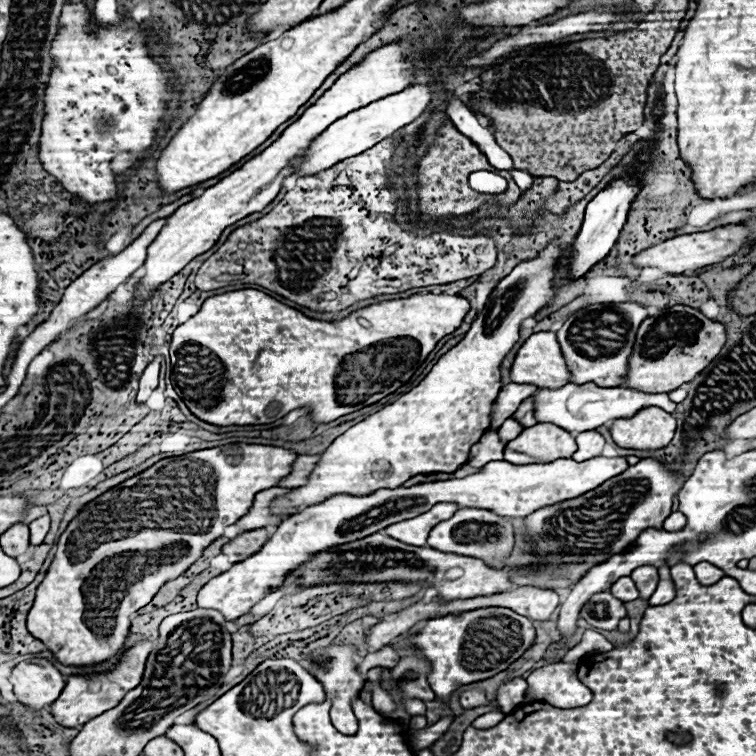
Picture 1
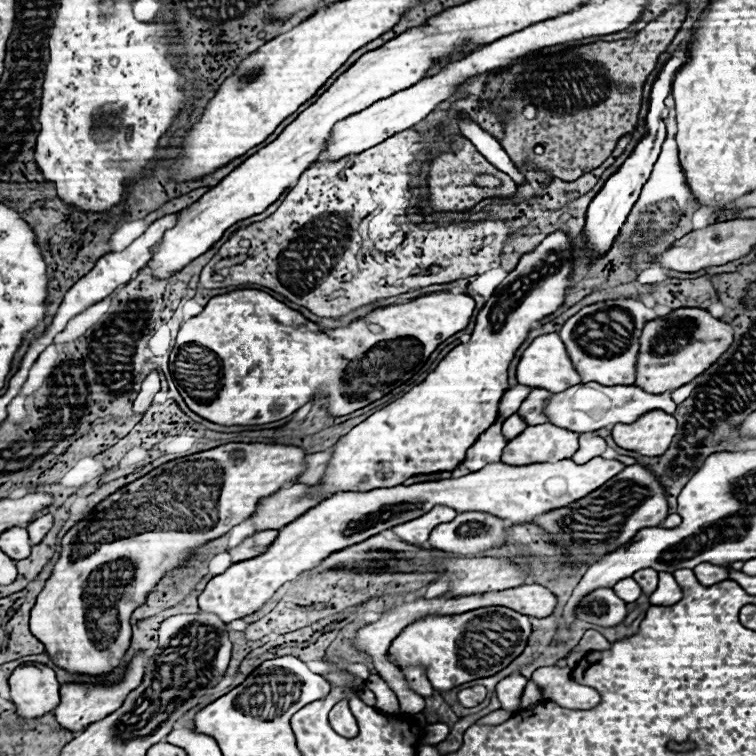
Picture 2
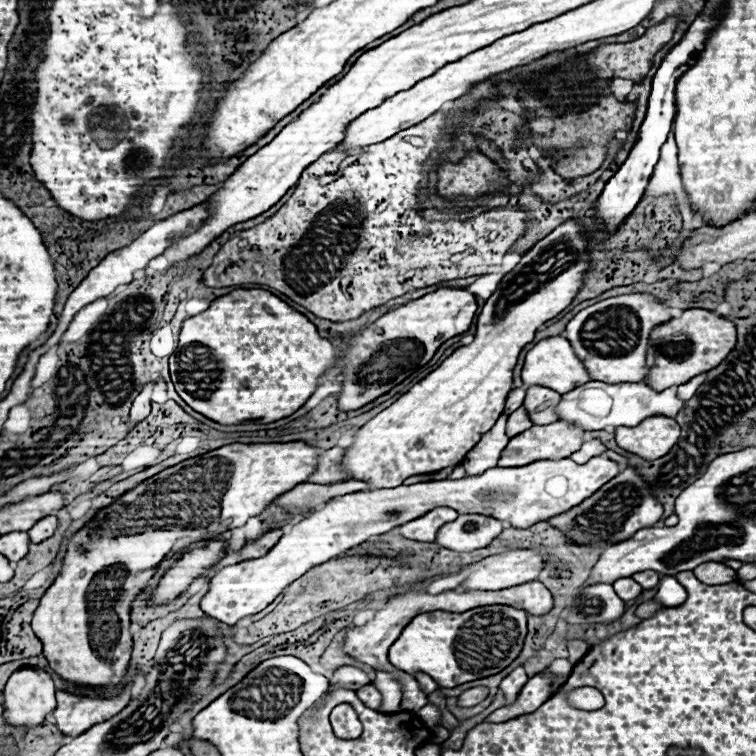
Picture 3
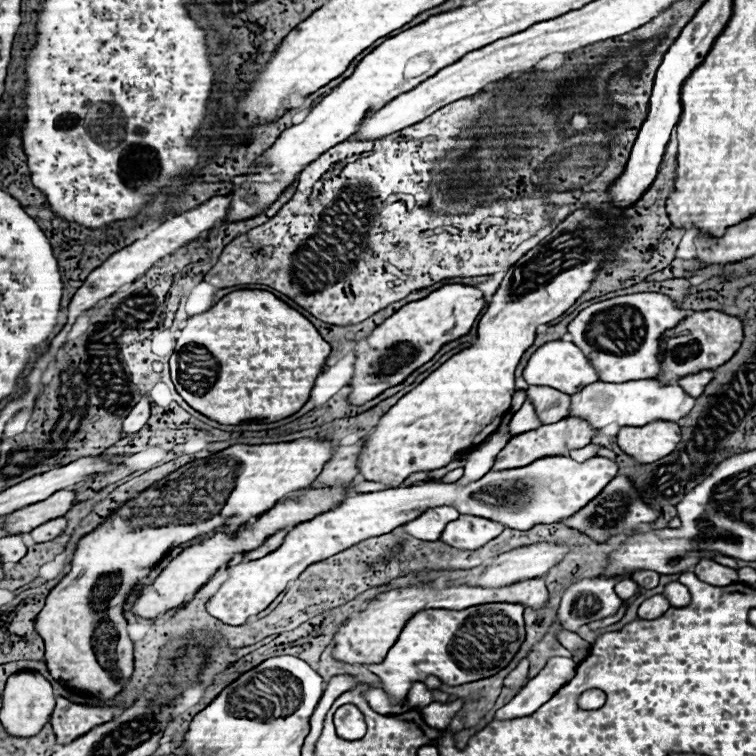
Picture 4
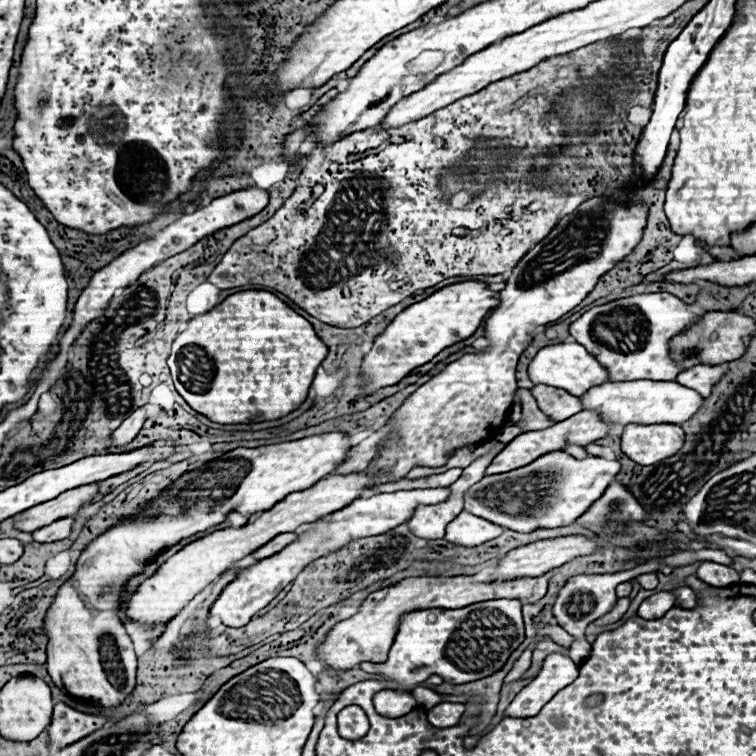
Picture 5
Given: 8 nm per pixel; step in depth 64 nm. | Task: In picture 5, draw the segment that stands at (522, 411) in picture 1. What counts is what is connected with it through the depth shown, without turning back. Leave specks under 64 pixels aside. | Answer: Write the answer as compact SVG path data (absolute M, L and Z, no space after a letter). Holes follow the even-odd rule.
M538 384L532 388L532 394L536 394L540 410L544 410L544 414L548 414L550 418L556 418L556 420L570 418L572 414L578 414L582 410L580 398L568 394L566 390L554 388L554 386Z

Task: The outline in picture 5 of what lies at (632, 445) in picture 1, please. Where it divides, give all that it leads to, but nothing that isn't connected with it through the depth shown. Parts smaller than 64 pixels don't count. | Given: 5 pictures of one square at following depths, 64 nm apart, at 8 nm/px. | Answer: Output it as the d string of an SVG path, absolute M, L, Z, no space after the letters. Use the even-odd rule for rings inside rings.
M626 424L622 434L622 452L650 466L674 456L684 444L684 430L676 424Z

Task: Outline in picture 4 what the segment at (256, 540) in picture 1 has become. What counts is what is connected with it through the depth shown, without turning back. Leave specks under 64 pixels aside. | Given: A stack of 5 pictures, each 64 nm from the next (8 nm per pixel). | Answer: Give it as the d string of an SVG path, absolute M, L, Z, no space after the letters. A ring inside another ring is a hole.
M282 530L282 532L278 532L278 534L274 534L272 538L268 538L262 546L258 546L256 550L250 550L248 554L244 554L244 560L256 560L256 558L262 558L264 554L270 554L272 550L278 550L280 546L282 546L282 542L284 542L284 538L286 538L286 530Z

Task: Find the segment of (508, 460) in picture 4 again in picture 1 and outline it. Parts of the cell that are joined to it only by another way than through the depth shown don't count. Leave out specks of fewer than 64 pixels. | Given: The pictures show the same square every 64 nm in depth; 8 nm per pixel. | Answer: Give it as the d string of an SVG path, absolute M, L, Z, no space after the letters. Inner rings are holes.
M548 422L524 428L518 438L506 444L504 460L510 464L538 464L554 462L556 458L570 458L576 452L576 438Z

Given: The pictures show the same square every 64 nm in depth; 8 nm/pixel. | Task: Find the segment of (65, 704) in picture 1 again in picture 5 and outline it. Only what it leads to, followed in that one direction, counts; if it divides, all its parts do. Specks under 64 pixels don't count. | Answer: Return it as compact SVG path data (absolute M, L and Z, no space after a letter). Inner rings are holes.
M62 702L54 706L54 716L48 726L48 744L50 752L62 750L64 746L70 746L72 742L78 742L80 738L86 738L88 734L100 730L104 726L104 716L92 716L78 712Z

